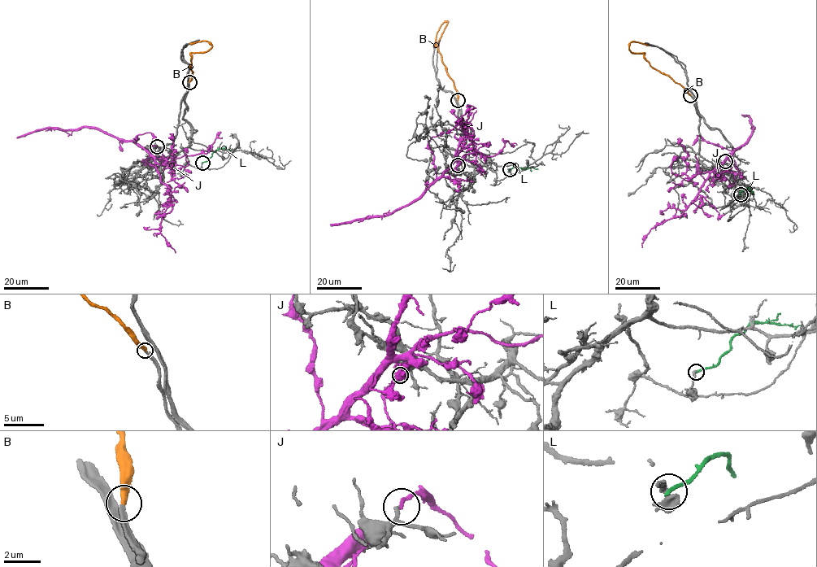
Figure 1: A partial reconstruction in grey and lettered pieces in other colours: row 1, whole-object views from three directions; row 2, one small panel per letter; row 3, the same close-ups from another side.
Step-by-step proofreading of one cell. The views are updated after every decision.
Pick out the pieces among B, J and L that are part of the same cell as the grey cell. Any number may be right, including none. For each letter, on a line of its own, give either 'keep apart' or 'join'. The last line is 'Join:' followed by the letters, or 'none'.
B: join
J: keep apart
L: keep apart
Join: B

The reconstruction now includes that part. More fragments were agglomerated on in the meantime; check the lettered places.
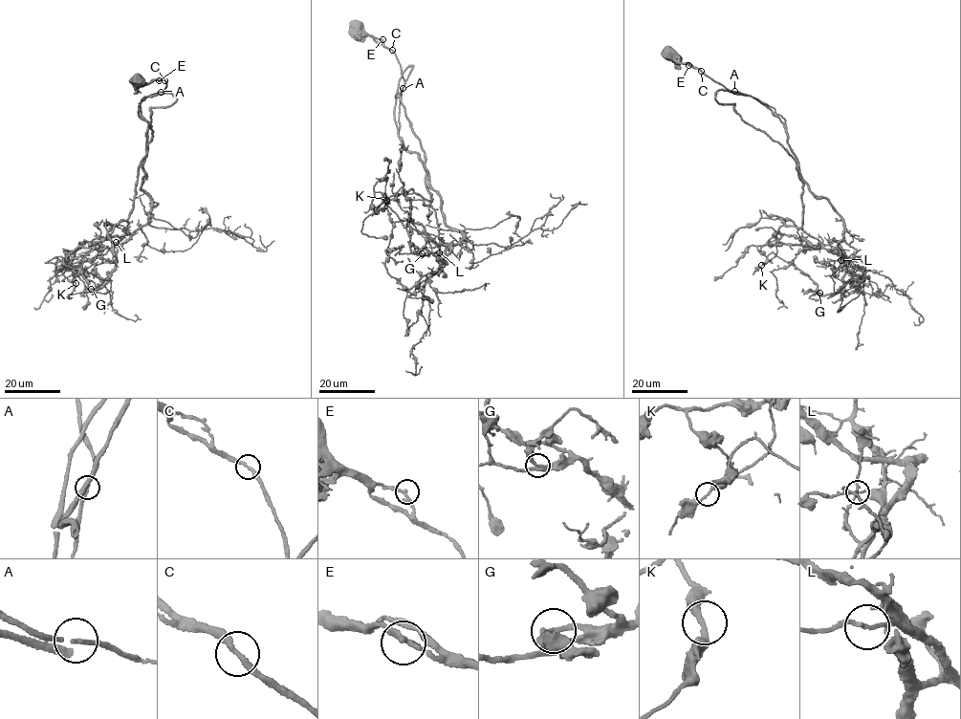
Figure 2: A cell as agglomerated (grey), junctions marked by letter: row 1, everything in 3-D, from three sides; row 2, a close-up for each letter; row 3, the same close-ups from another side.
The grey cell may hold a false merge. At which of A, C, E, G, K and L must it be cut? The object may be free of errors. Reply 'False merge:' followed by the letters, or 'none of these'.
False merge: none of these

